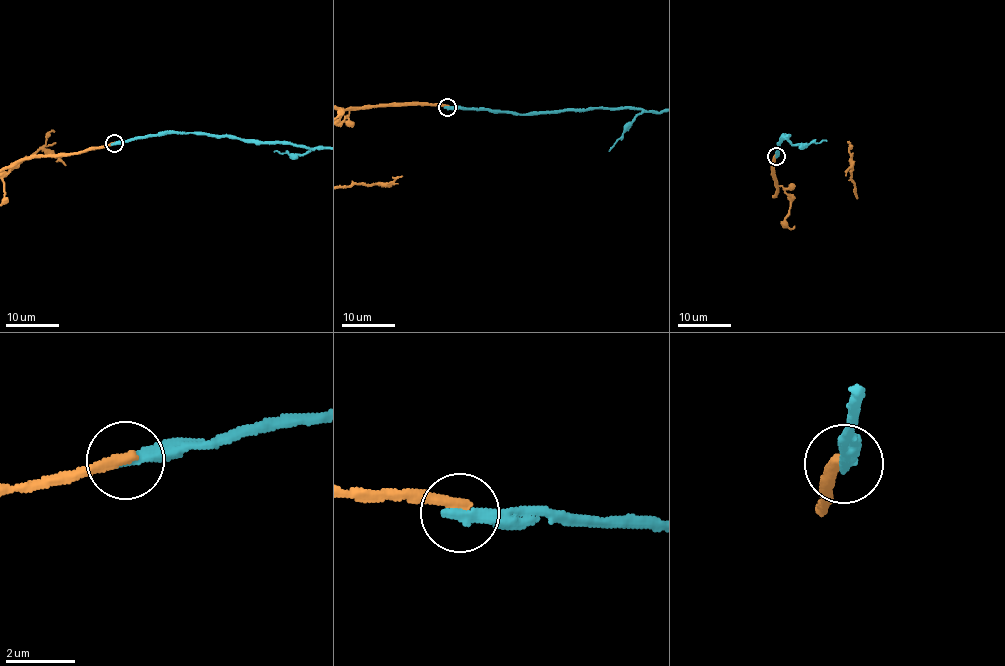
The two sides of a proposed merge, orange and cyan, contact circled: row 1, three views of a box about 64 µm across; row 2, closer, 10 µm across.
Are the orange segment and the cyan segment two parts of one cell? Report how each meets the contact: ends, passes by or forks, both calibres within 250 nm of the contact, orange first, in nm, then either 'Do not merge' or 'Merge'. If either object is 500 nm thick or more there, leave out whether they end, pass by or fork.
At the ring orange ends. At the ring cyan ends. Thickness 320 nm (orange) against 380 nm. Do not merge

